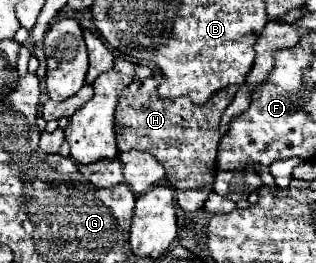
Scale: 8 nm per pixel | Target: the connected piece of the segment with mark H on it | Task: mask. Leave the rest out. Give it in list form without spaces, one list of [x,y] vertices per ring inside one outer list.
[[[150,78],[142,84],[132,84],[126,88],[126,92],[120,96],[120,104],[118,104],[118,134],[116,134],[116,144],[118,148],[124,150],[146,150],[150,152],[154,158],[158,158],[164,168],[166,168],[166,178],[172,184],[172,188],[176,188],[176,202],[184,212],[196,212],[204,206],[206,198],[210,196],[210,192],[214,190],[214,176],[216,176],[216,148],[220,142],[220,116],[224,112],[224,108],[232,102],[238,86],[228,86],[222,88],[220,92],[216,92],[206,104],[196,106],[192,104],[186,96],[180,98],[160,98],[158,96],[158,80]]]

